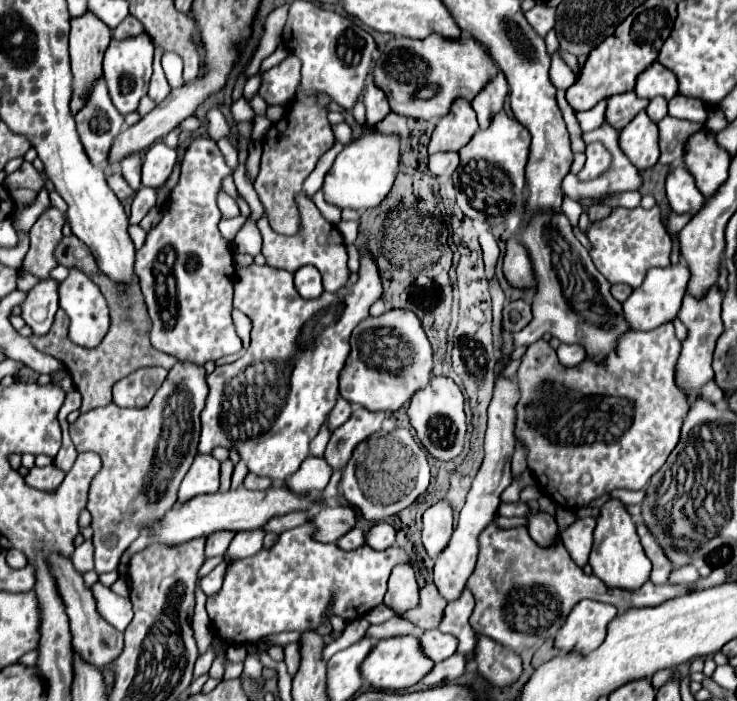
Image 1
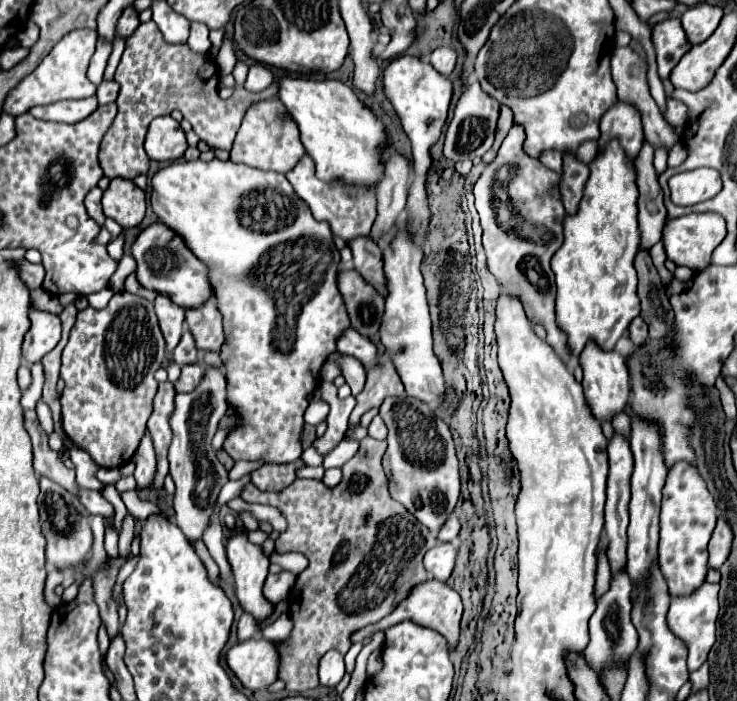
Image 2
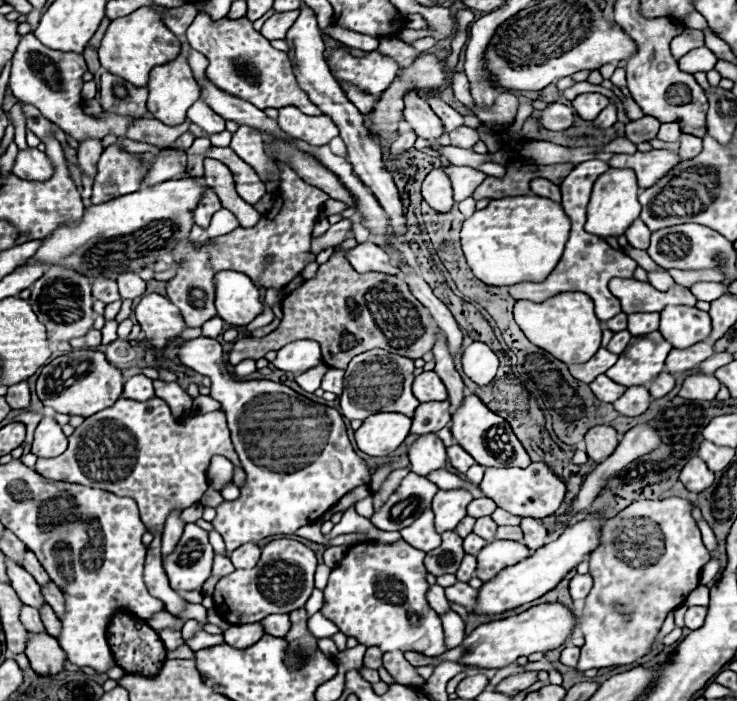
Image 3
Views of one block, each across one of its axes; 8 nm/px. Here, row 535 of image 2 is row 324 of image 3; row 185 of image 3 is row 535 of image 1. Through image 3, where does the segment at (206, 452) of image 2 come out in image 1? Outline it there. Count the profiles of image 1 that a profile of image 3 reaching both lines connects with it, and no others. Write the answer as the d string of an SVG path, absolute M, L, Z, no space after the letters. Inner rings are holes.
M310 524L286 530L270 550L262 548L252 558L244 558L228 564L222 590L210 596L206 602L208 616L218 636L222 636L228 644L244 644L244 642L258 642L264 636L288 632L288 630L296 630L296 632L304 632L308 628L316 630L318 626L322 626L324 618L330 620L332 616L340 616L344 622L360 620L370 610L382 604L390 570L398 566L398 562L406 562L412 566L410 554L400 546L390 546L388 550L378 552L372 550L368 544L364 544L358 550L344 552L336 544L322 544L312 540L310 534L312 534Z

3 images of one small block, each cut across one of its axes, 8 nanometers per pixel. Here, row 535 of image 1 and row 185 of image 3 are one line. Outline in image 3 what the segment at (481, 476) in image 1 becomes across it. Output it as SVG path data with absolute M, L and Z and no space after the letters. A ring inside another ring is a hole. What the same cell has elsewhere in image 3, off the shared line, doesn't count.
M440 156L440 160L442 160L442 168L448 172L448 176L452 180L456 202L472 196L474 190L478 188L478 184L482 184L482 180L486 180L486 174L480 170L474 170L468 166L454 166L444 156Z

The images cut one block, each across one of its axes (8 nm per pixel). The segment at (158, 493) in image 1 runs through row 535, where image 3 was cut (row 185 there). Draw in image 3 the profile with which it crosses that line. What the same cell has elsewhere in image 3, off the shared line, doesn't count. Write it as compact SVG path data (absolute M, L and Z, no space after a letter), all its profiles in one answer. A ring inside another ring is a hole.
M118 144L104 148L96 164L96 182L90 196L92 204L100 204L138 190L150 166L152 164L142 162L134 154L122 150Z

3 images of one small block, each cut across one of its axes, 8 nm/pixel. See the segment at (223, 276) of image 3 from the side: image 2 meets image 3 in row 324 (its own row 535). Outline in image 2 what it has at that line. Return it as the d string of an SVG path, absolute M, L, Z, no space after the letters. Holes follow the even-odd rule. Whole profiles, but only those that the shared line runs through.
M234 532L230 536L230 540L228 540L228 562L232 566L234 590L236 590L236 598L240 602L240 608L244 612L252 614L258 624L262 624L264 620L268 620L274 614L274 604L270 600L266 600L264 594L262 594L262 586L264 586L264 580L268 576L270 560L264 556L264 552L262 552L260 546L248 542L246 532Z

